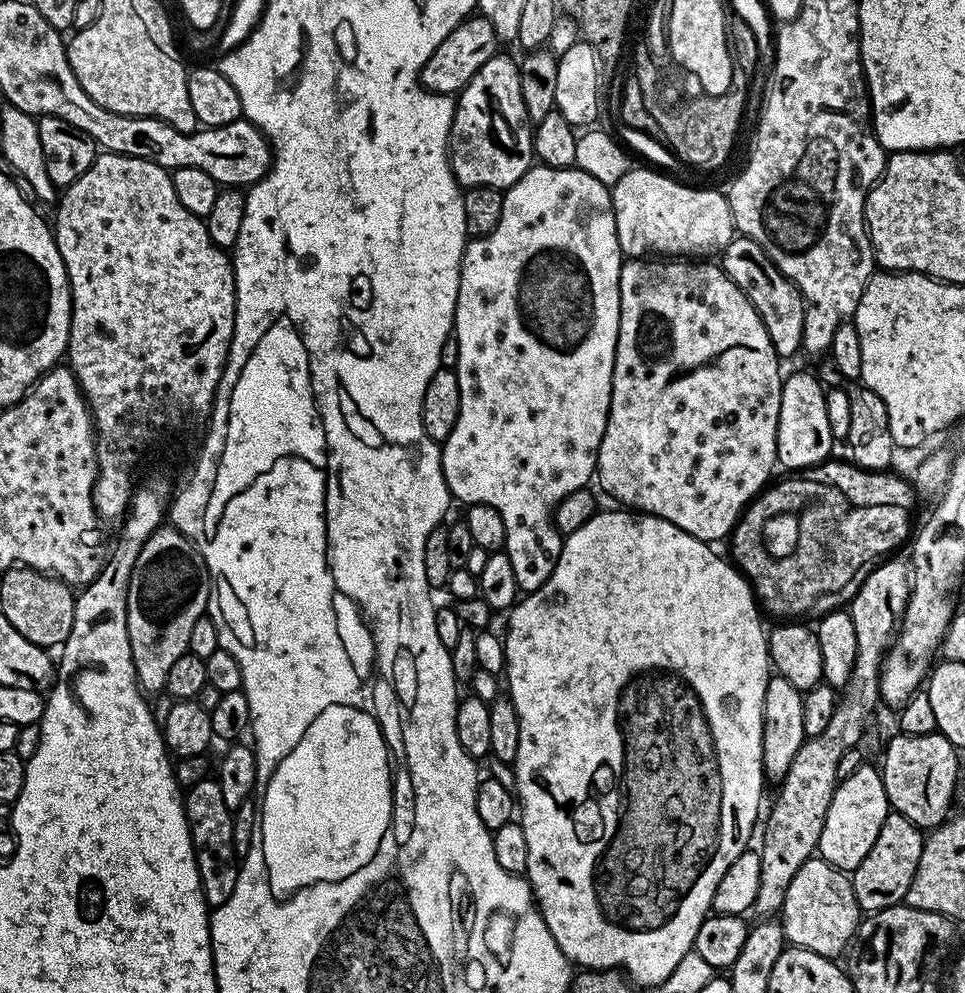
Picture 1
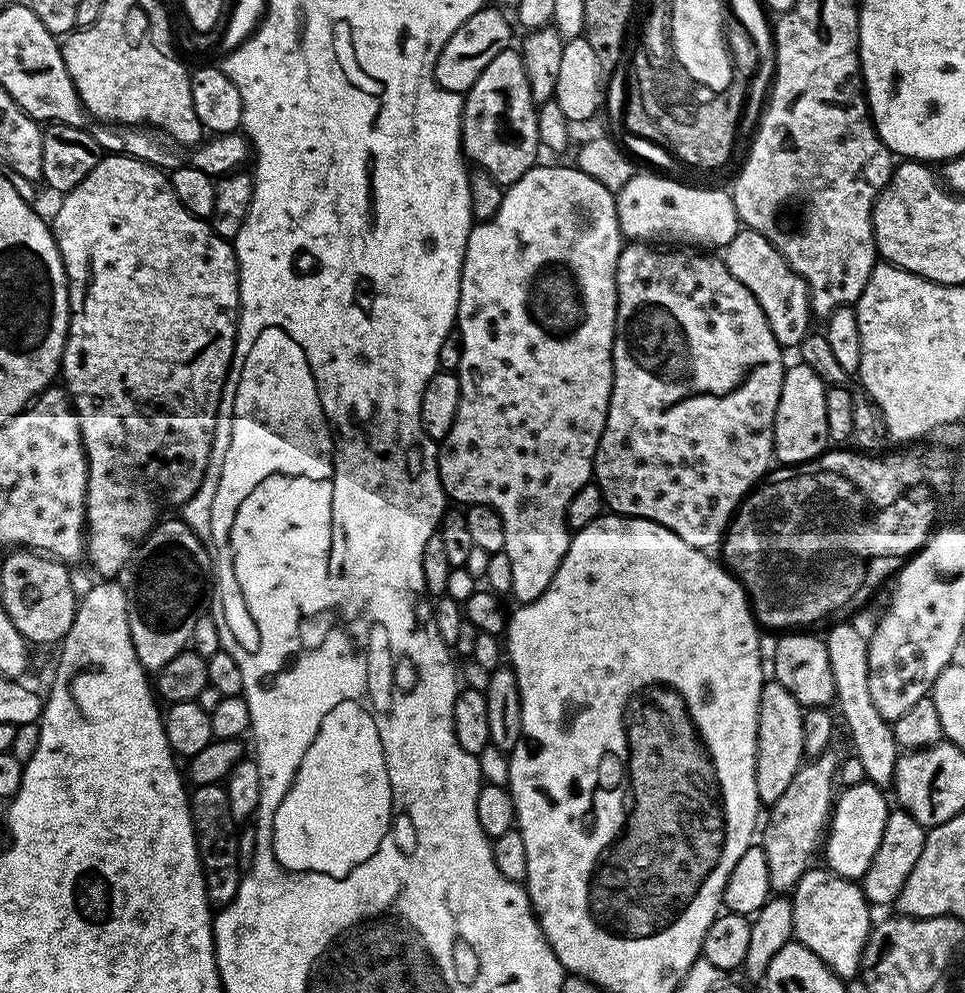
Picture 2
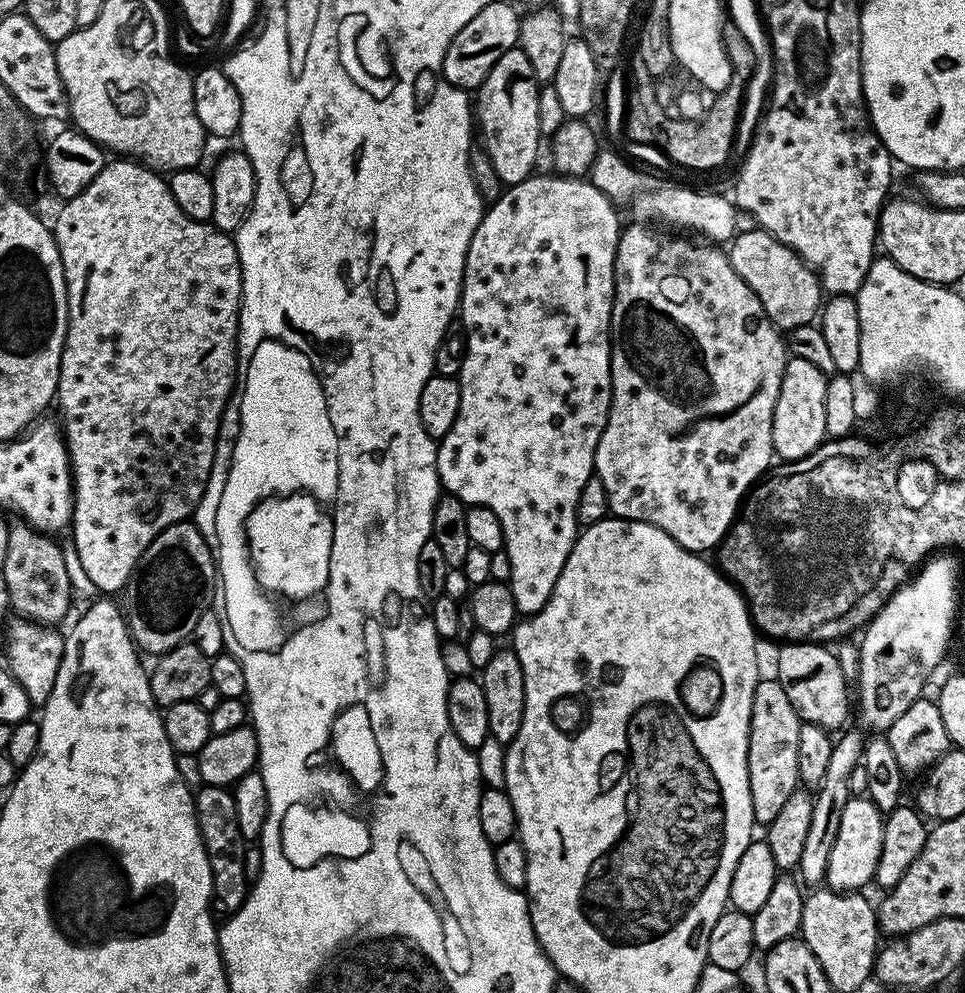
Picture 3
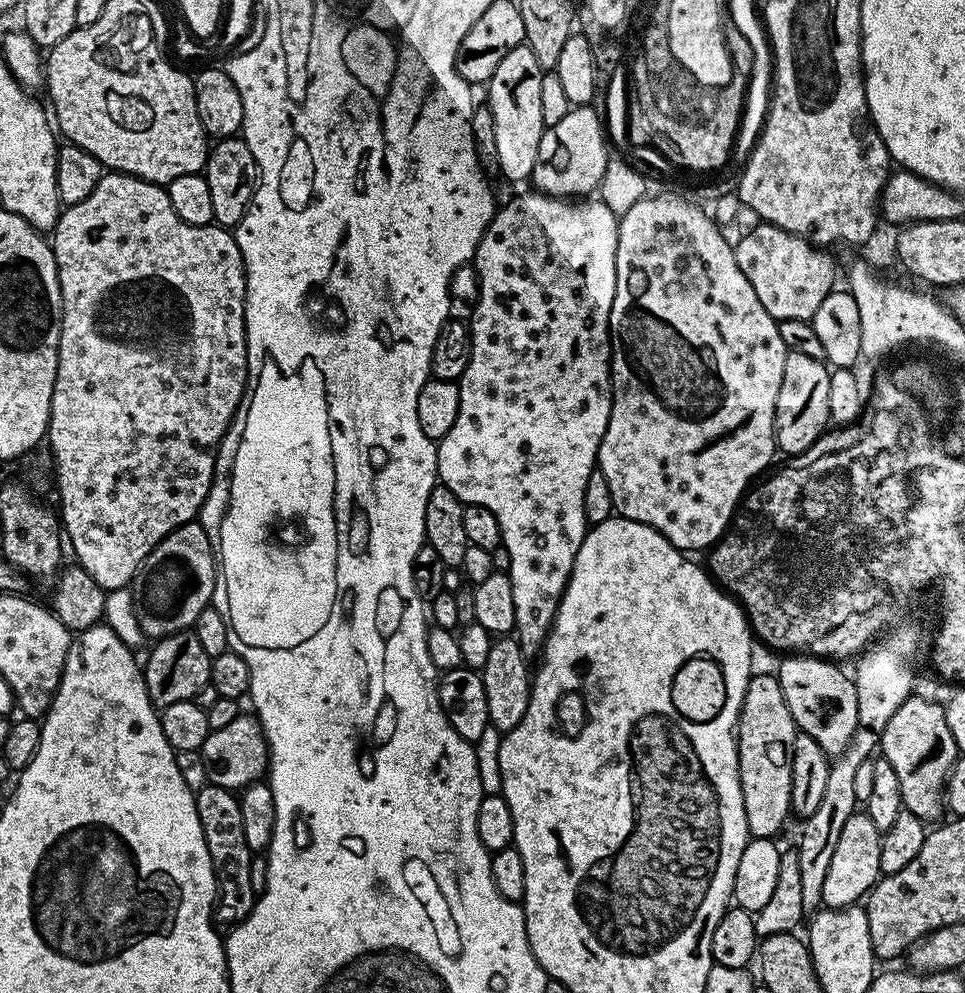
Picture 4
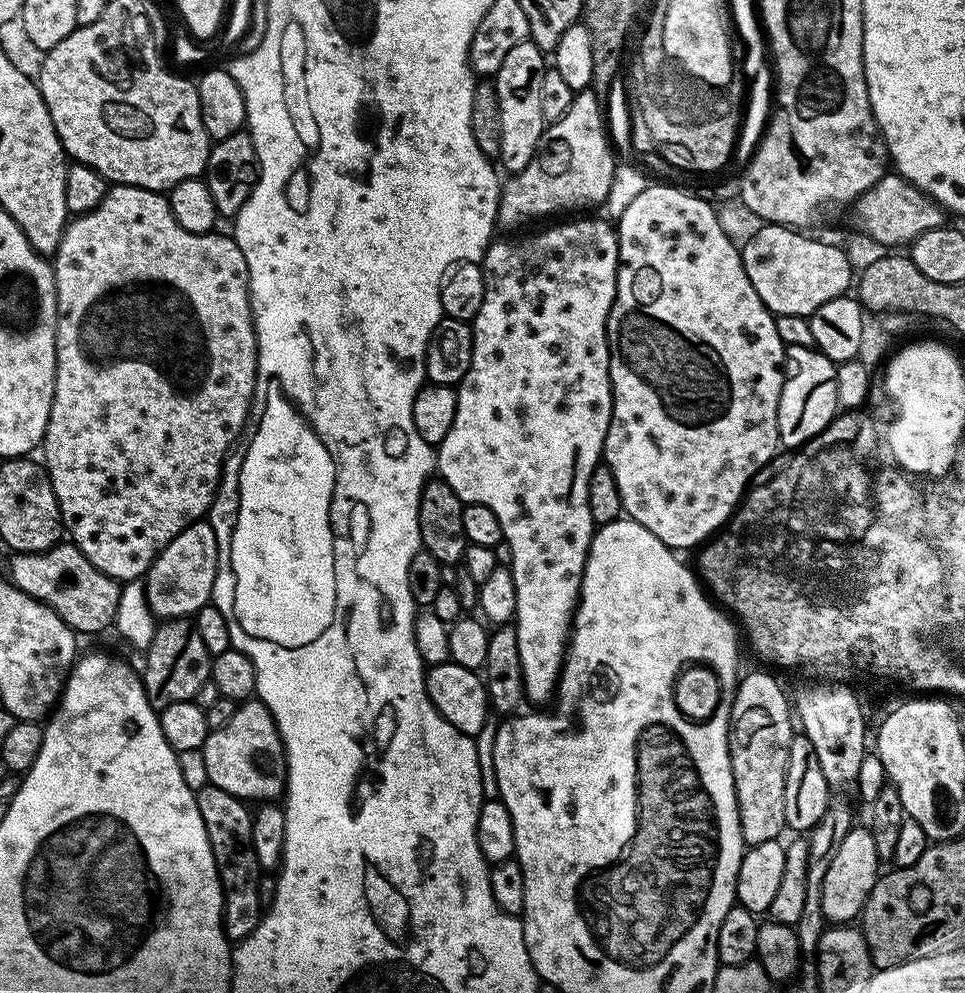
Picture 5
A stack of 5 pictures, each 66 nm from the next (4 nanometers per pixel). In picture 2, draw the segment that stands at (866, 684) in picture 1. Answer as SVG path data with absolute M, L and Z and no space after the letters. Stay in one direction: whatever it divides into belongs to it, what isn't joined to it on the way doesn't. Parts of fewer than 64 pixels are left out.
M827 750L820 756L801 763L799 770L796 771L794 778L790 781L790 786L786 786L782 798L778 798L778 802L774 802L767 809L768 825L765 828L763 825L762 828L762 836L764 832L762 847L766 854L766 870L770 870L770 886L773 893L791 893L792 889L795 888L813 863L812 854L815 850L817 853L818 847L821 845L822 835L827 827L830 811L834 804L832 783L835 785L838 780L838 756L835 756L833 752L832 750Z

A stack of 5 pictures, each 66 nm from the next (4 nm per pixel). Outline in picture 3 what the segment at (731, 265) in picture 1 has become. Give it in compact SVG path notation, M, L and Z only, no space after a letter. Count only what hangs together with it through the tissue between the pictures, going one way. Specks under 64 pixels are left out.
M752 226L749 232L743 232L731 241L727 249L728 260L744 279L746 286L754 290L758 302L762 302L762 310L766 310L768 317L780 330L813 323L822 307L822 289L816 271L809 268L790 246L778 242L778 238L763 228Z

